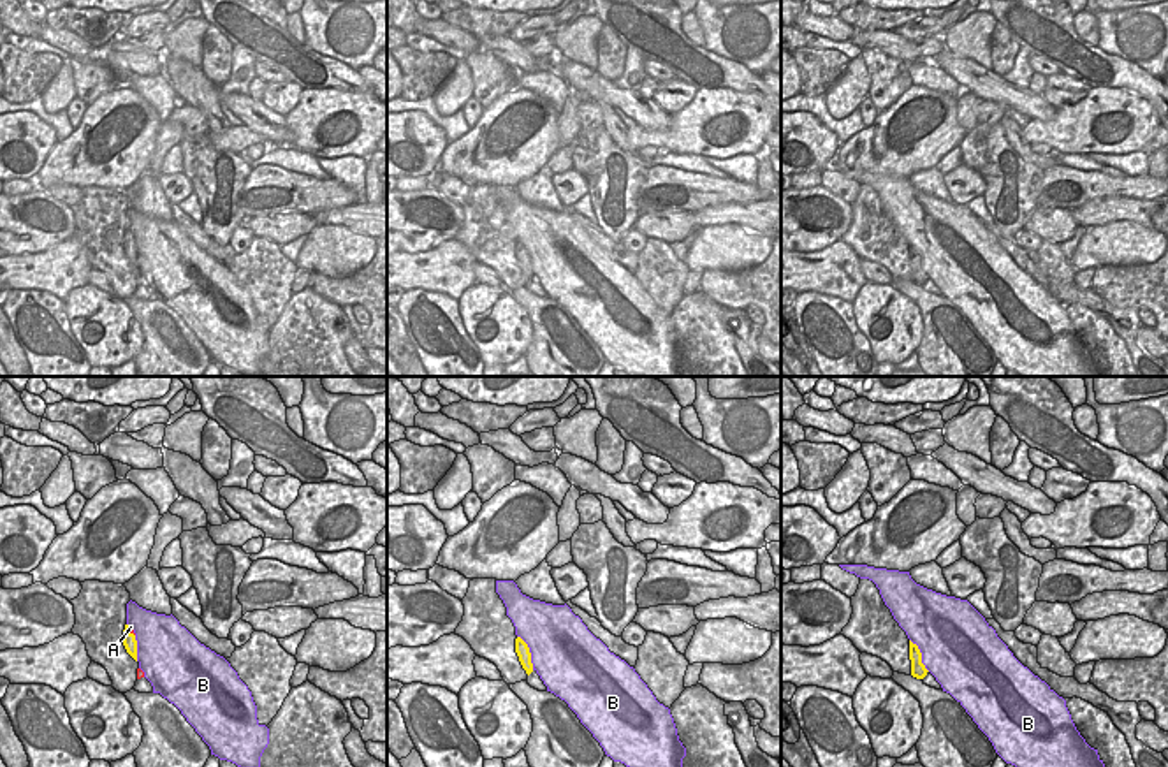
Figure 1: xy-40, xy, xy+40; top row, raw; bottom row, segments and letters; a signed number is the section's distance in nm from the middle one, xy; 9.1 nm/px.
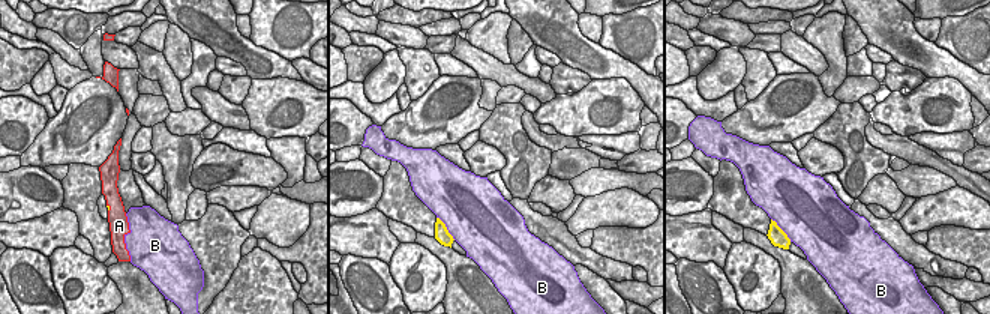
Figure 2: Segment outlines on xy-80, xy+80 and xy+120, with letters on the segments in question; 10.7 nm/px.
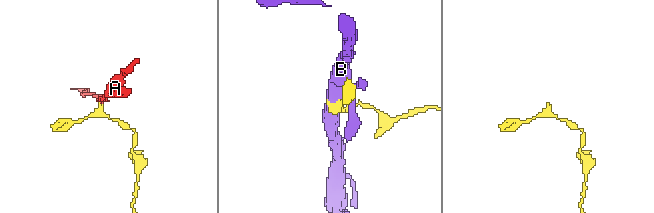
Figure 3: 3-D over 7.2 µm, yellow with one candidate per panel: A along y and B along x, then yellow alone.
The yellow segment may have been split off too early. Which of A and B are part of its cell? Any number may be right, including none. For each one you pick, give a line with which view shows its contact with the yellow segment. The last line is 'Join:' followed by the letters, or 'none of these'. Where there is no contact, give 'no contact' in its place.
Join: none of these

